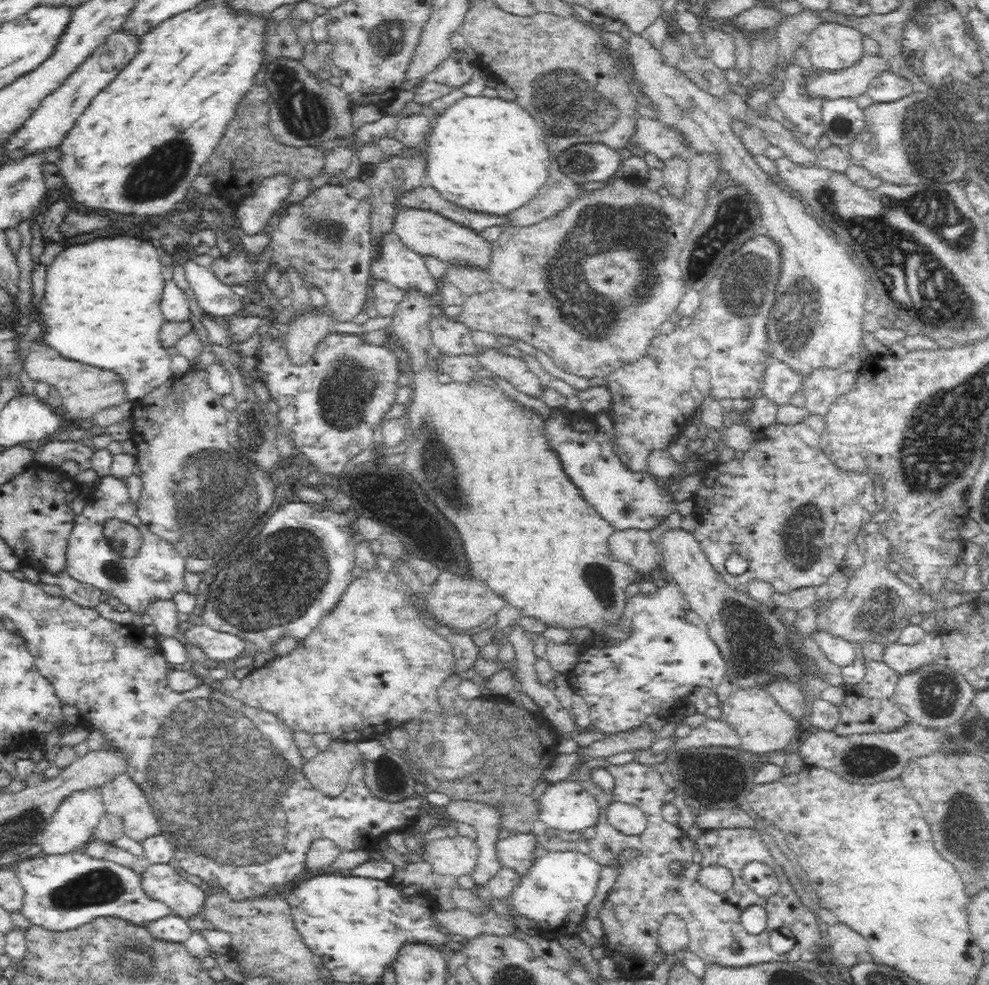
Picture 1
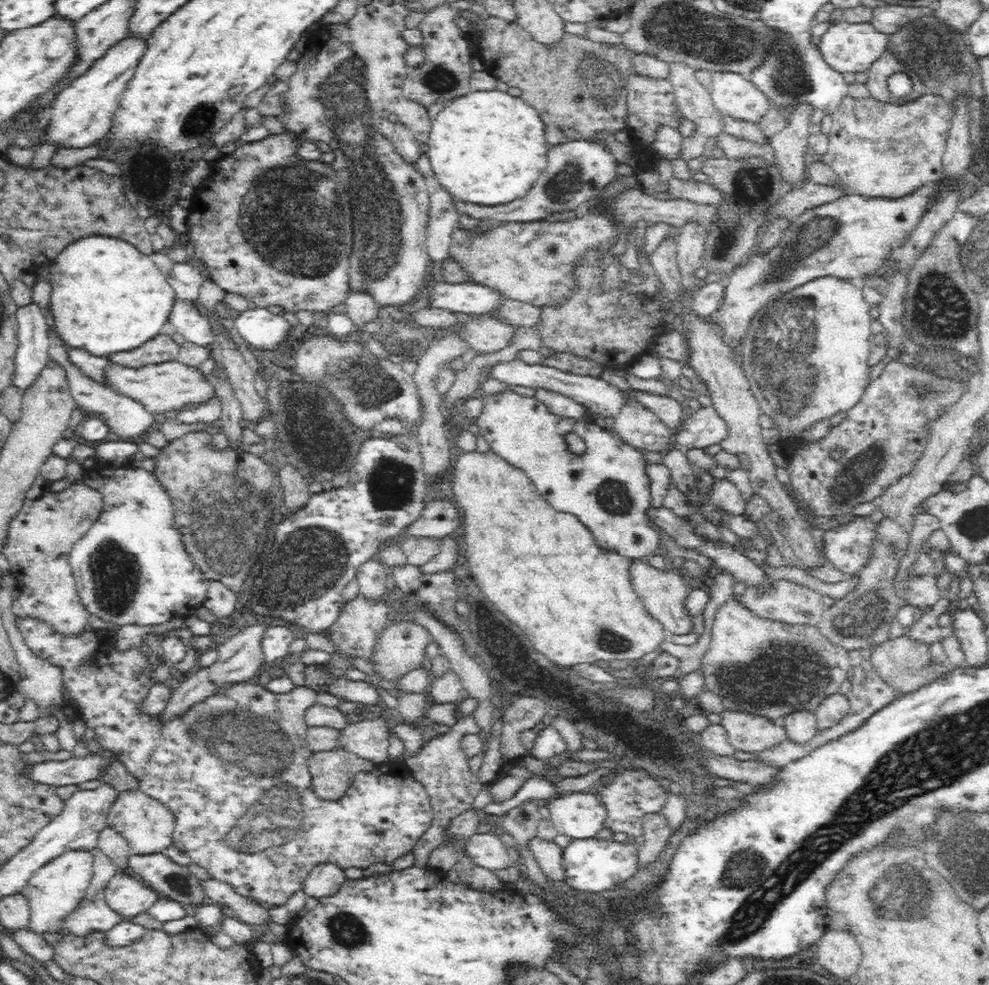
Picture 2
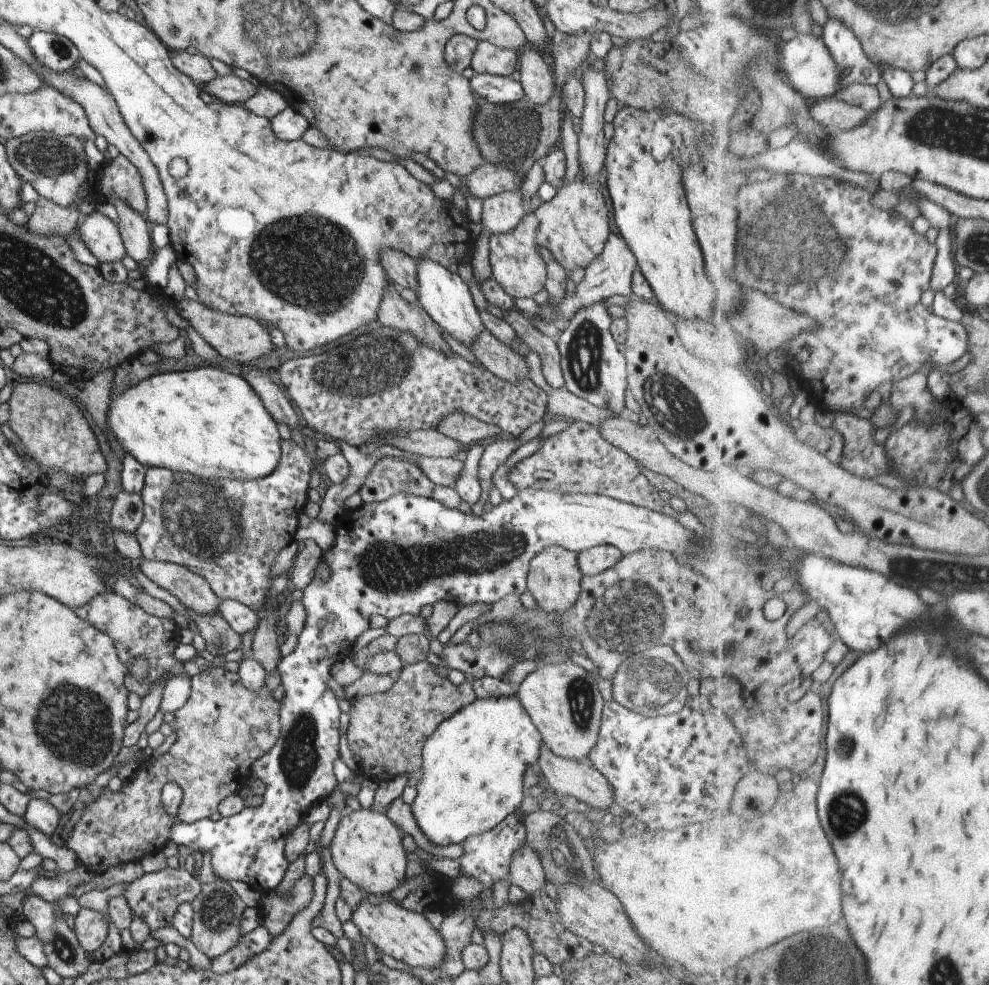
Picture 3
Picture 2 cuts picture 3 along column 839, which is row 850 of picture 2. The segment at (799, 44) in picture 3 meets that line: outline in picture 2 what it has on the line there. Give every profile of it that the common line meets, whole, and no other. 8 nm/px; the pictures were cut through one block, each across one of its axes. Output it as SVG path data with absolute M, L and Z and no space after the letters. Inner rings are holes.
M66 850L61 856L55 857L42 868L33 872L22 893L27 898L31 912L29 929L40 934L63 931L60 922L64 916L72 914L85 897L87 888L93 877L94 856L90 850Z

